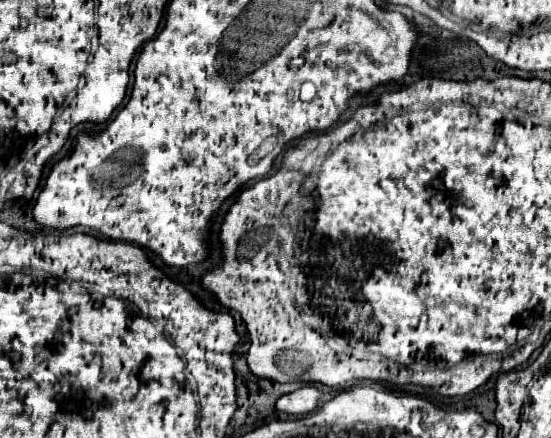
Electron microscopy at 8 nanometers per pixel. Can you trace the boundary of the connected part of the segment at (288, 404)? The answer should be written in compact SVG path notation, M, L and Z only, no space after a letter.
M308 385L308 387L296 389L288 395L282 395L276 401L276 409L284 411L288 415L306 415L306 413L312 413L318 407L320 395L322 395L322 391L318 387Z

